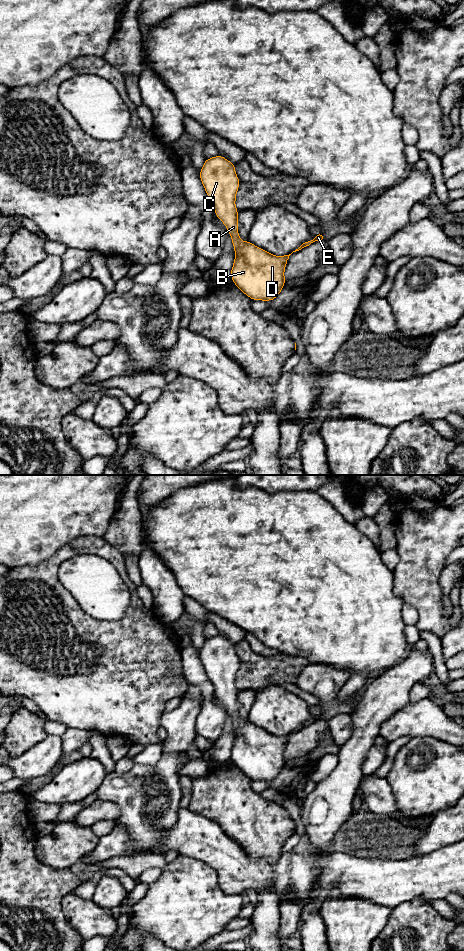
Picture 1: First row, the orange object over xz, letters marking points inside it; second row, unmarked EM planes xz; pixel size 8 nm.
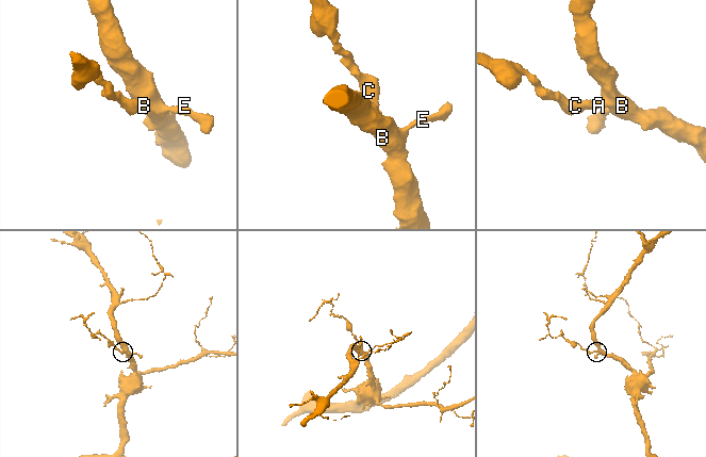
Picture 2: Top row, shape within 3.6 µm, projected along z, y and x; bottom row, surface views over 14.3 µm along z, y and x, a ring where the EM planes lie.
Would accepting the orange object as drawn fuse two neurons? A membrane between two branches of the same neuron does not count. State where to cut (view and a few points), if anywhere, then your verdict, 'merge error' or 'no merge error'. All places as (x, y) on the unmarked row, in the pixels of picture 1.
no cut | no merge error

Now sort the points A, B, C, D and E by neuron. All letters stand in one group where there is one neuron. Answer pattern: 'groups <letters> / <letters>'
groups A B C D E

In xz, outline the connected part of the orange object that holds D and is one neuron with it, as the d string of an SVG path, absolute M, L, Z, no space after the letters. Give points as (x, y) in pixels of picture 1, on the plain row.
M221 635L205 639L199 656L215 694L226 706L234 725L231 760L252 781L274 780L286 762L284 752L291 734L276 736L241 720L235 685L240 662L232 642Z

